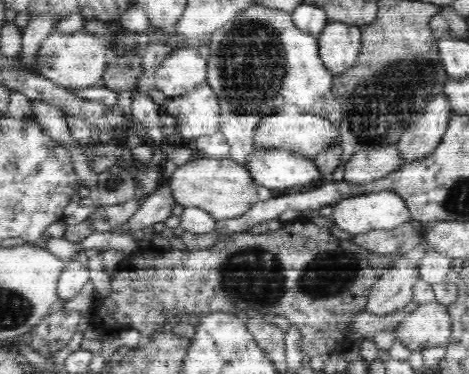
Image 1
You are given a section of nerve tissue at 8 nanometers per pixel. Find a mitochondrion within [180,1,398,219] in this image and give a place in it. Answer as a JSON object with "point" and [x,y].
{"point":[253,64]}

